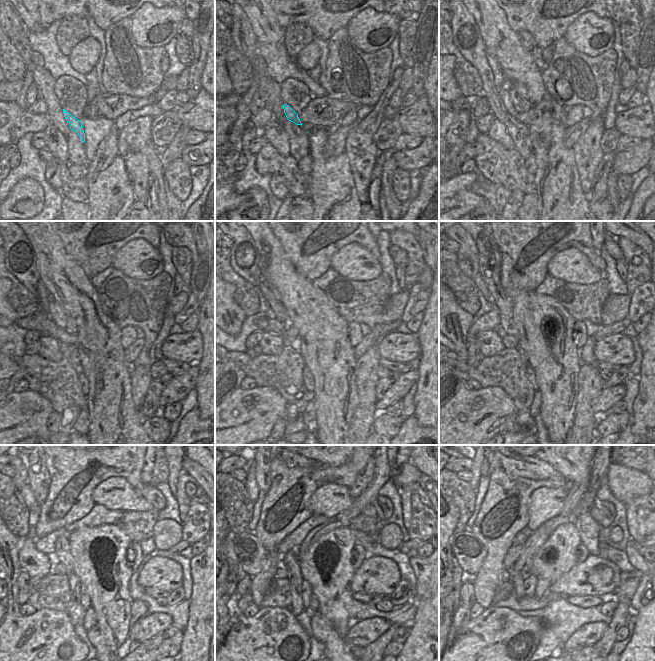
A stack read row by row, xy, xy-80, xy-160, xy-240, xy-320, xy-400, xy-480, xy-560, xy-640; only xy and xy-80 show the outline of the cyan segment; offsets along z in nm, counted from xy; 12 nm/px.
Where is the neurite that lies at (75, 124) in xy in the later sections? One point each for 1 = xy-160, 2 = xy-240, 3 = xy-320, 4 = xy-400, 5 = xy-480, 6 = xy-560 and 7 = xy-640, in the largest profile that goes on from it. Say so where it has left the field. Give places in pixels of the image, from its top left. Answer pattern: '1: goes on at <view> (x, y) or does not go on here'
1: goes on at xy-160 (503, 93)
2: goes on at xy-240 (57, 315)
3: goes on at xy-320 (264, 287)
4: goes on at xy-400 (480, 283)
5: goes on at xy-480 (26, 491)
6: goes on at xy-560 (252, 489)
7: goes on at xy-640 (476, 467)

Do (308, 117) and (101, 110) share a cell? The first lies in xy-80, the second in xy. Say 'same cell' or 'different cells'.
same cell

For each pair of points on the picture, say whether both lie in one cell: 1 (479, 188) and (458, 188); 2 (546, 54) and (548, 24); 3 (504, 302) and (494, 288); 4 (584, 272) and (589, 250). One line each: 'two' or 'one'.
1: two
2: two
3: one
4: two

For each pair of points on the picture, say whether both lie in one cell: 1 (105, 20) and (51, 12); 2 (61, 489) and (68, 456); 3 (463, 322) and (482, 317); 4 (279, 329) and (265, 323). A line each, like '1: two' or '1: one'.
1: one
2: one
3: two
4: one

